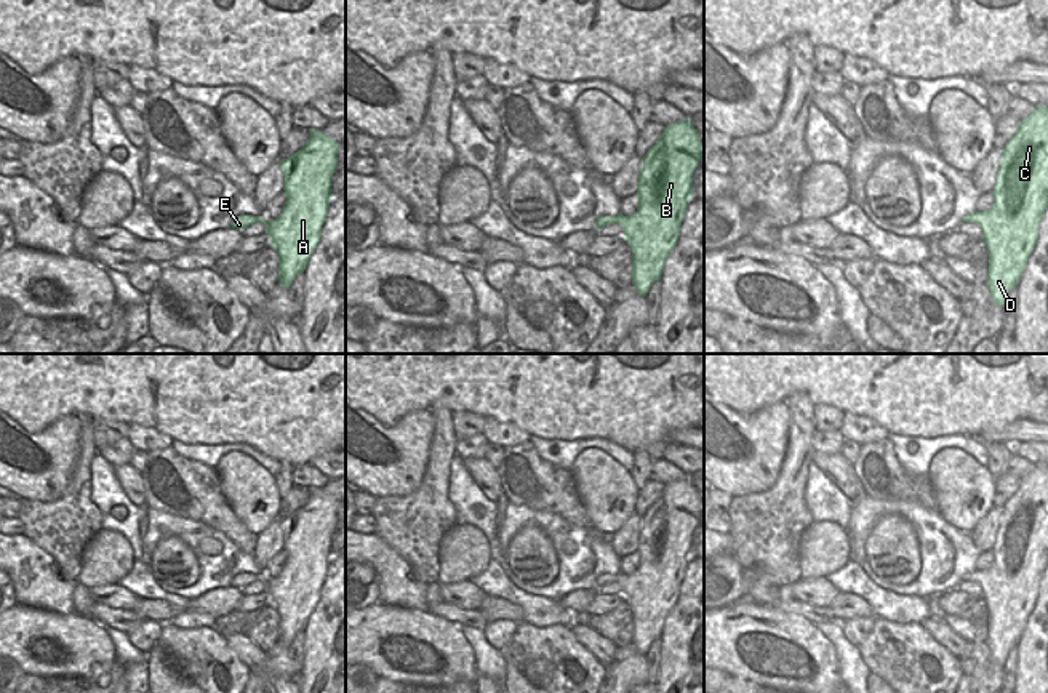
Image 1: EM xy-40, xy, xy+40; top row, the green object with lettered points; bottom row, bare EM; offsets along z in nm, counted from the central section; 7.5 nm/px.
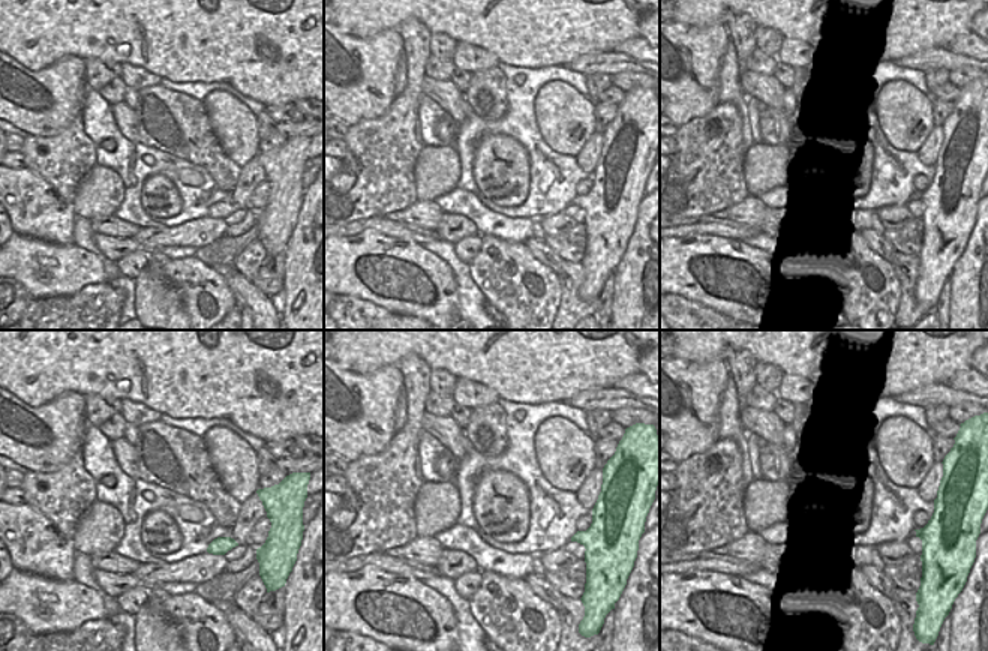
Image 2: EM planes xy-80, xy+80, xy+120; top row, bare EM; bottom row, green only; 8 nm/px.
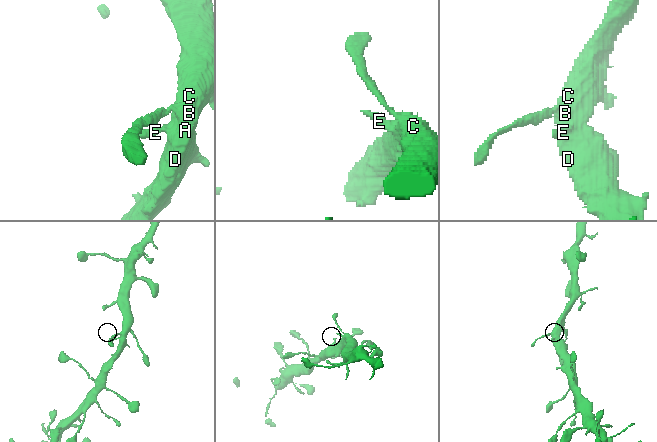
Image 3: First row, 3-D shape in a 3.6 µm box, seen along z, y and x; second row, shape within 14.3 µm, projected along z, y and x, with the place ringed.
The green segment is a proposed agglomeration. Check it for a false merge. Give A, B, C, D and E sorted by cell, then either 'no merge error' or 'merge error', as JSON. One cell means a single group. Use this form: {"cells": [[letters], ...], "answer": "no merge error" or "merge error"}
{"cells": [["A", "B", "C", "D", "E"]], "answer": "no merge error"}

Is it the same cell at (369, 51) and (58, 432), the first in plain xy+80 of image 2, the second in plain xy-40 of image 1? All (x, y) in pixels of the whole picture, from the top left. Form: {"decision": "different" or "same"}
{"decision": "same"}

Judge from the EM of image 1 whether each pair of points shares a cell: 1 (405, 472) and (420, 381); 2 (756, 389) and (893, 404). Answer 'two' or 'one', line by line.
1: two
2: one

